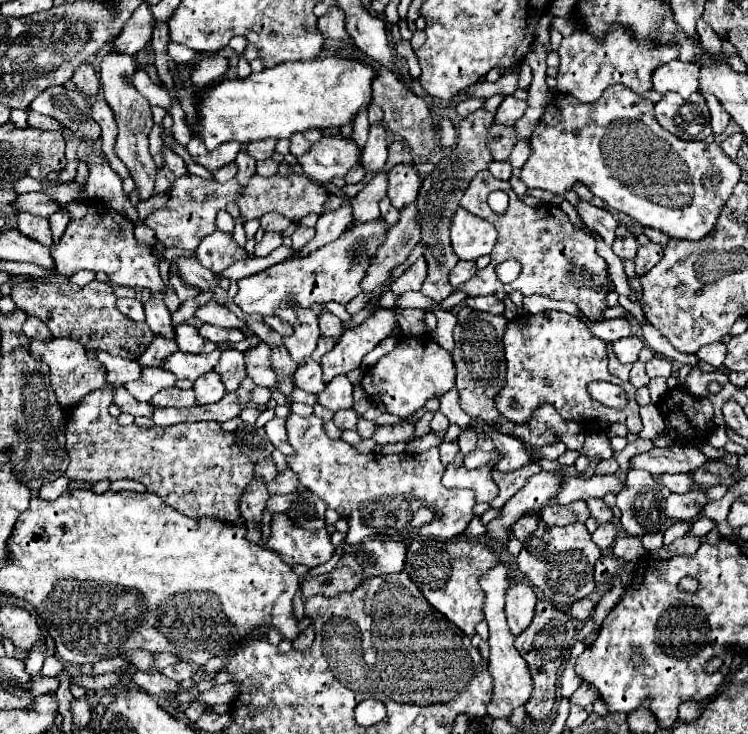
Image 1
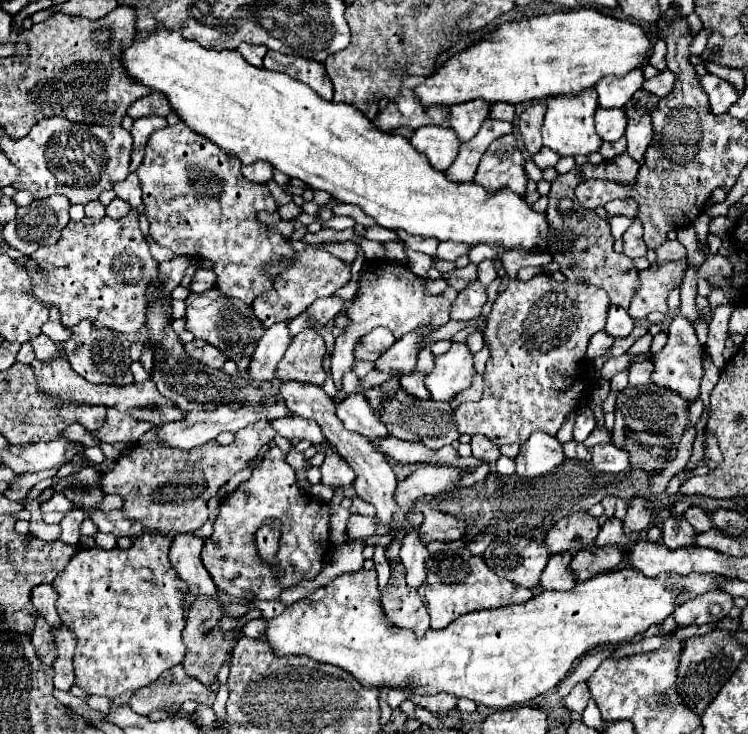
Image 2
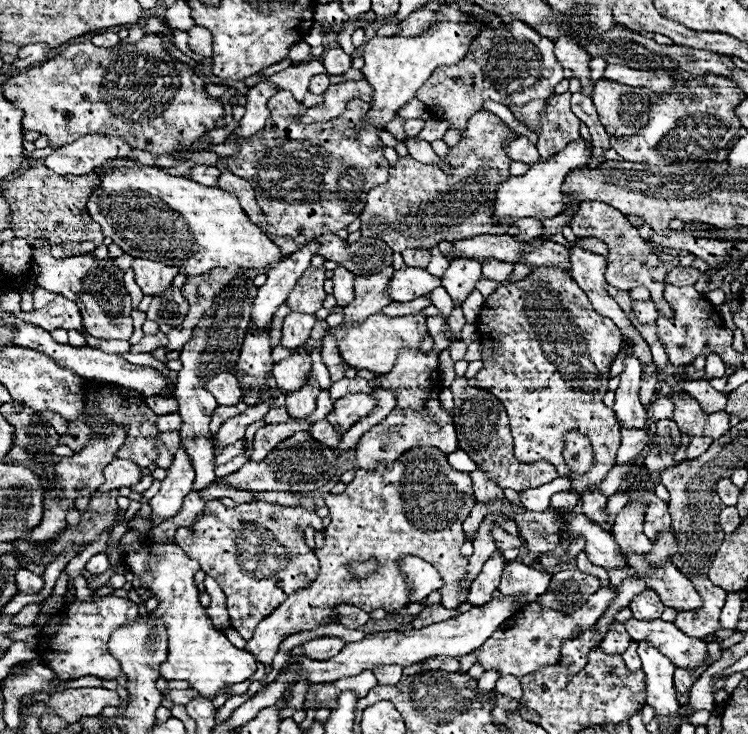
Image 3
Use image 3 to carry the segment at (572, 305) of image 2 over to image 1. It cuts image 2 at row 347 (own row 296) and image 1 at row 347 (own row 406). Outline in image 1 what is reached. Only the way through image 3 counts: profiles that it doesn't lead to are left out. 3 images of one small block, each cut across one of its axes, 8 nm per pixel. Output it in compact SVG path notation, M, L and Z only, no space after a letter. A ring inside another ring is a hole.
M544 310L538 314L522 314L512 320L504 334L506 348L506 386L496 396L500 414L516 424L528 422L532 412L550 402L558 414L566 420L578 422L586 432L604 432L610 424L626 424L632 434L642 430L638 404L634 400L636 388L630 382L622 382L608 372L608 348L606 342L590 332L586 324L560 310ZM594 380L612 382L624 388L628 404L622 410L606 408L590 398L588 384Z

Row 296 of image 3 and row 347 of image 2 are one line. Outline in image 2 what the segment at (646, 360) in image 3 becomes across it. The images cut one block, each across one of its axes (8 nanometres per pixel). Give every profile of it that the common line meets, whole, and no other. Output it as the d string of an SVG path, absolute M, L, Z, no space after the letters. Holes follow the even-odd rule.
M598 332L592 336L590 344L588 344L588 360L596 360L596 358L602 358L610 352L614 344L614 338L608 336L606 332Z

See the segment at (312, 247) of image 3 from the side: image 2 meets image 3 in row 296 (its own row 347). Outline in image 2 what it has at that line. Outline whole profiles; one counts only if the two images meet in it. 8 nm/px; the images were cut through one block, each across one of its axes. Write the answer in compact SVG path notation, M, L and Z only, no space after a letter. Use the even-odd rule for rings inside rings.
M284 322L270 326L262 334L262 338L256 342L256 350L254 350L252 362L248 366L250 378L258 380L258 382L272 380L274 368L280 362L280 356L284 356L290 342L292 342L292 336L290 336L288 326Z

